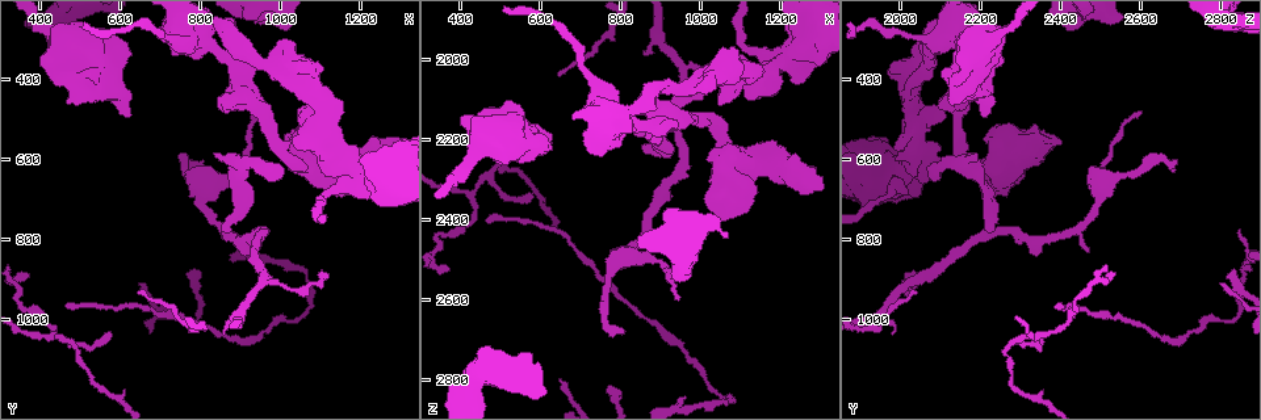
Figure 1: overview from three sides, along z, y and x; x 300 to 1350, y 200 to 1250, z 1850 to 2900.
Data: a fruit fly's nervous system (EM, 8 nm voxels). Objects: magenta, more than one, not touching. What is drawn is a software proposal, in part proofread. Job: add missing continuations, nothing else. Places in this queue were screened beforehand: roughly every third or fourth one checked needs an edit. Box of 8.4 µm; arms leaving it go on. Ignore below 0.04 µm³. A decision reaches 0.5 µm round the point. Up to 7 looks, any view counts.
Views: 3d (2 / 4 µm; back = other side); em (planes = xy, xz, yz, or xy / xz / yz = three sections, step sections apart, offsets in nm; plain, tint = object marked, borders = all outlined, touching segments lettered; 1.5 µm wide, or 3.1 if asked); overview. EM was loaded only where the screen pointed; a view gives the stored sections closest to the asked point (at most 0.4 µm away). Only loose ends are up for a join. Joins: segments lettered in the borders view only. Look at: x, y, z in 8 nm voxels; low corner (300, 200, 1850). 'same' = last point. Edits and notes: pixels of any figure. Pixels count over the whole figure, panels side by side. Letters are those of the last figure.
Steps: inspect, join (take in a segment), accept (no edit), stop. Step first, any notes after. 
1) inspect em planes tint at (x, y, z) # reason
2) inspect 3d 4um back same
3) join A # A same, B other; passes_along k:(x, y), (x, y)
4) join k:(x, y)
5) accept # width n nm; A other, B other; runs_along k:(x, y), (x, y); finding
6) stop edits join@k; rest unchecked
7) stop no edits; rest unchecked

inspect 3d 2um at (1060, 550, 2400) # free end

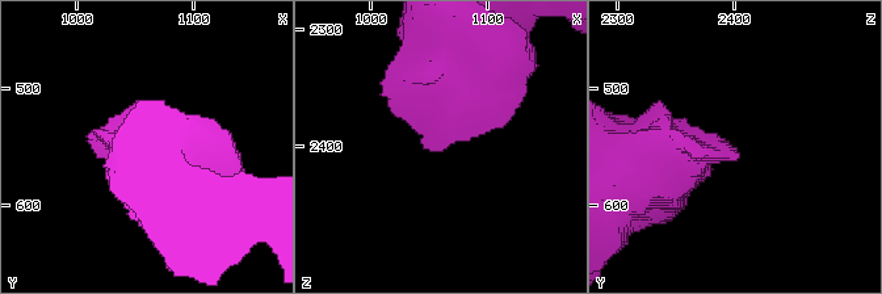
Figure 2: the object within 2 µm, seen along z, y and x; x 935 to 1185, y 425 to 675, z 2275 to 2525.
inspect em yz step 8 borders at (1060, 558, 2406)

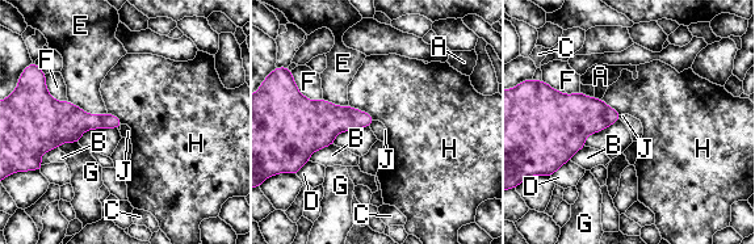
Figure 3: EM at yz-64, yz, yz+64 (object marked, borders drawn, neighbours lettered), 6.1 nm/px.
inspect em planes borders same

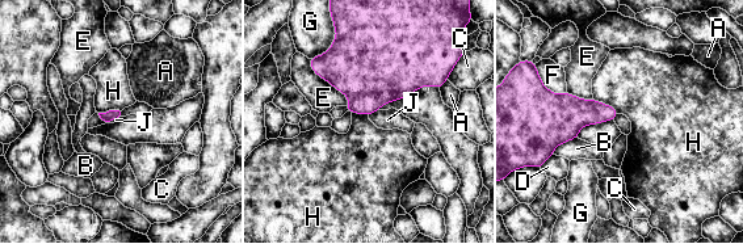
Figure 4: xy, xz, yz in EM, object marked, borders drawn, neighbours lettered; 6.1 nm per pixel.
accept # A other, B other, C other, D other, E other, F other, G other, H other, J other; border 4:(378, 109), (369, 116); no lettered segment goes on from it

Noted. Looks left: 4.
inspect em planes borders at (625, 480, 2215) # stops while still wide

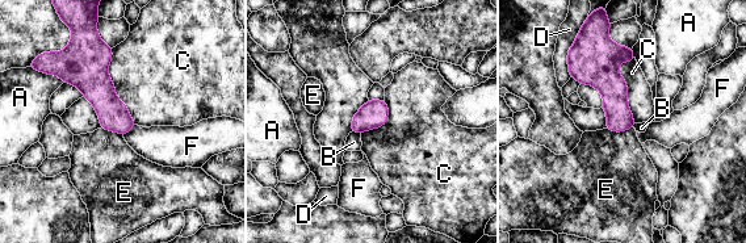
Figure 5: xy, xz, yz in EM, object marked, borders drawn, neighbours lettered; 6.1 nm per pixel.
accept # A other, B other, C other, D other, E other, F other; border 5:(112, 47), (109, 78), (137, 124); no lettered segment goes on from it

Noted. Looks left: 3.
inspect 3d 4um at (1025, 275, 2405)

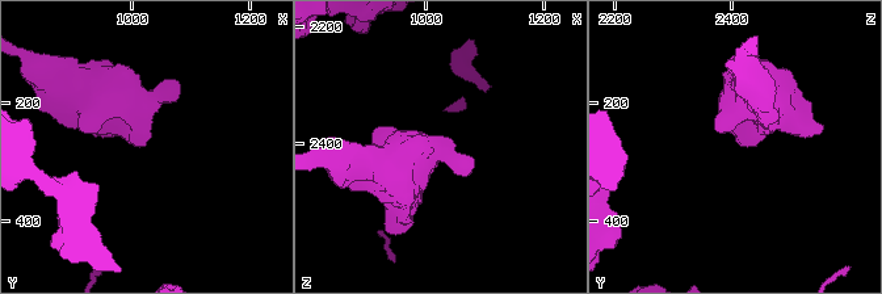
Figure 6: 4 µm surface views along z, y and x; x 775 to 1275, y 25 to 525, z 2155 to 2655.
inspect em planes borders at (1025, 265, 2410) # now the EM

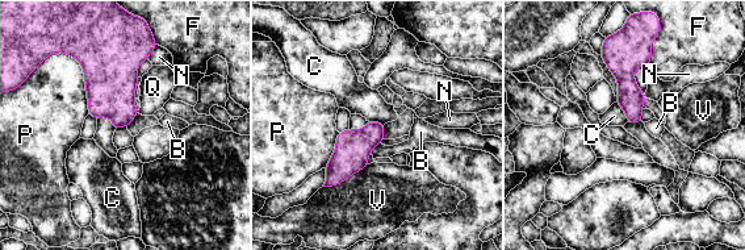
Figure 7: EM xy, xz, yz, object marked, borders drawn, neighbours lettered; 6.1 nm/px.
accept # B other, C other, F other, N other, P other, Q other, V other; no lettered segment goes on from it

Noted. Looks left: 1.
stop no edits; rest unchecked

